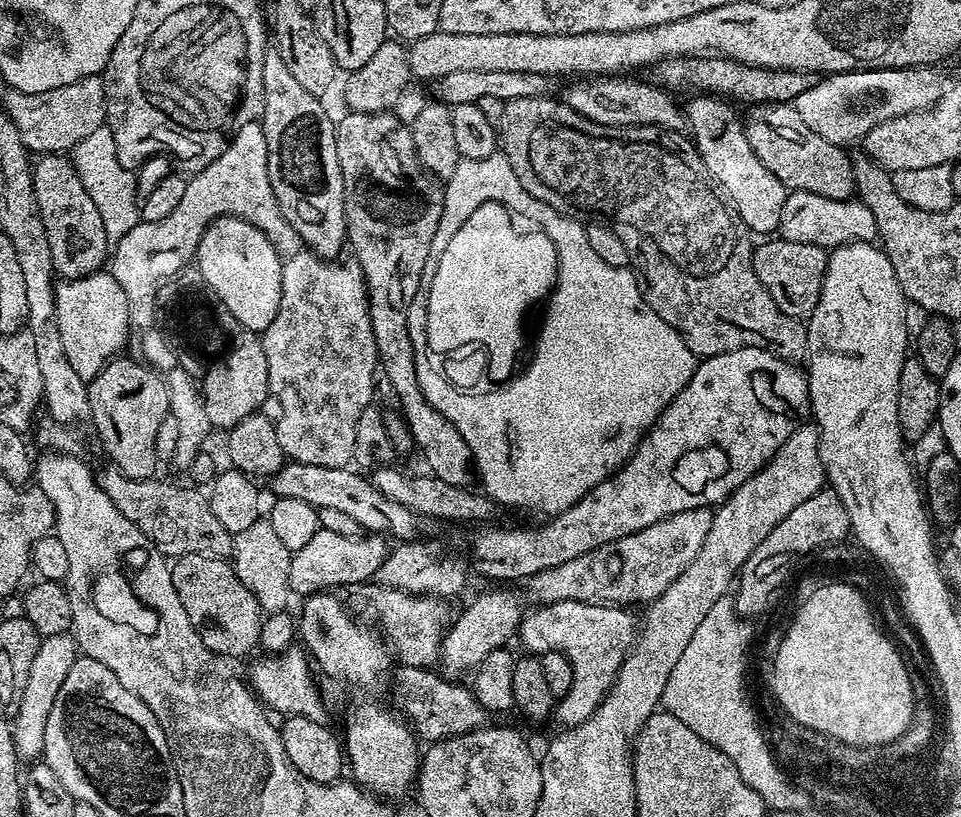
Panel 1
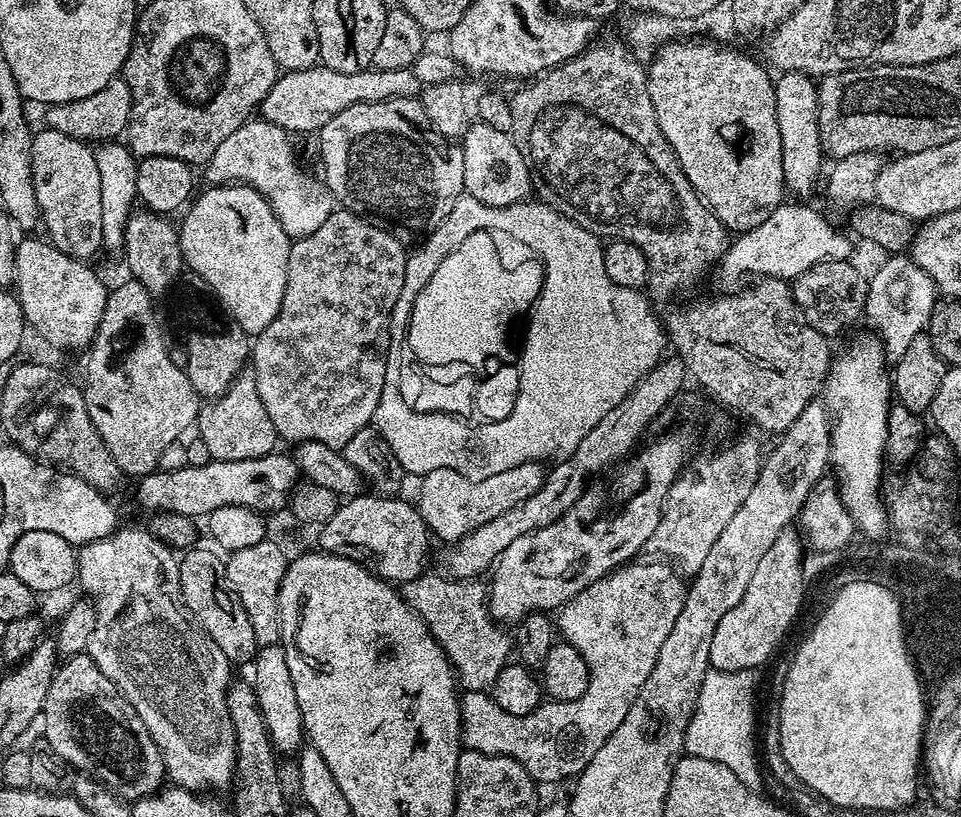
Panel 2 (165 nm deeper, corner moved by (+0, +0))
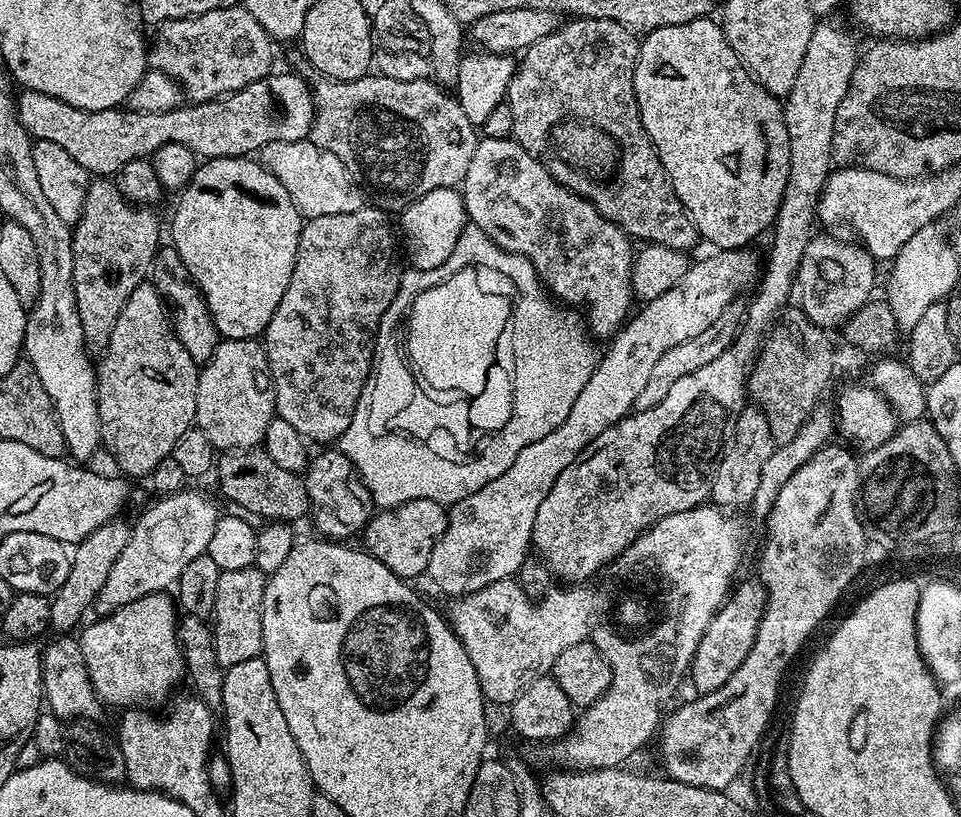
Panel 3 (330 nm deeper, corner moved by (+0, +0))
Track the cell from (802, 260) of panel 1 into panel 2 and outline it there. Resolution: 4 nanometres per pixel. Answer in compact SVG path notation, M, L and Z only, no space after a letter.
M831 260L815 264L810 270L791 281L792 297L800 309L806 323L814 326L818 334L835 338L844 332L856 319L864 316L864 307L868 297L867 275L863 276L848 260Z

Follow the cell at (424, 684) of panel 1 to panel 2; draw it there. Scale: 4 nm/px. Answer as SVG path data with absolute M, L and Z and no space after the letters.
M629 562L586 586L582 594L574 594L570 602L563 604L555 617L559 639L574 646L574 650L586 658L586 666L590 670L586 694L574 702L563 704L562 710L556 710L560 712L552 712L553 705L544 702L530 714L516 715L506 714L506 710L502 710L488 692L464 692L460 696L460 739L467 751L514 758L538 784L574 778L589 764L606 738L622 724L630 706L634 706L638 690L646 686L646 678L650 678L650 670L654 670L658 662L662 642L666 642L670 630L674 630L674 622L678 622L678 614L682 614L685 577L668 562L636 563L640 562Z

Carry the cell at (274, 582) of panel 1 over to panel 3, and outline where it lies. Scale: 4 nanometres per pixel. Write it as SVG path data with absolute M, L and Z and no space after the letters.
M256 566L246 570L226 570L218 578L218 594L214 594L214 610L210 627L214 638L214 654L220 667L238 666L238 662L250 662L264 651L262 638L262 602L264 601L265 573Z

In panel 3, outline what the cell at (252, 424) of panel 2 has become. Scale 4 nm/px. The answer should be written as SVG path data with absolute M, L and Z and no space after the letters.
M221 339L214 354L200 368L195 427L206 433L217 450L259 448L266 426L275 415L276 399L263 343L259 339Z

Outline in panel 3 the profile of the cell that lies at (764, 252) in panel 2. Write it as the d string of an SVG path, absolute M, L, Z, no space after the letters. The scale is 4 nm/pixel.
M751 247L725 248L713 251L711 253L713 256L708 256L697 264L696 261L689 263L688 270L682 276L682 282L678 282L678 286L670 286L666 294L658 294L658 298L647 301L641 307L644 309L640 313L637 311L624 327L611 337L609 344L612 345L605 352L603 349L594 374L590 374L590 382L586 382L586 386L582 386L582 394L574 398L574 406L570 406L570 414L566 414L566 422L550 430L546 438L538 442L530 442L530 446L518 450L518 458L514 458L506 474L488 480L486 486L482 486L482 490L455 501L447 509L448 525L430 554L427 579L432 579L448 595L448 598L455 598L477 592L483 587L490 586L491 583L515 577L519 573L522 562L530 555L534 518L538 518L538 506L542 506L546 494L550 494L550 486L558 482L558 474L562 474L566 466L573 464L582 454L582 450L586 450L586 446L590 446L590 442L594 442L594 438L602 434L602 430L610 430L610 426L614 426L623 416L629 415L636 408L638 394L642 394L642 389L646 387L658 358L662 358L666 350L686 342L686 338L698 338L702 330L714 326L718 317L729 306L737 303L740 297L736 296L742 295L751 284L753 287L757 283L762 272L762 260L761 257L759 260L752 251Z

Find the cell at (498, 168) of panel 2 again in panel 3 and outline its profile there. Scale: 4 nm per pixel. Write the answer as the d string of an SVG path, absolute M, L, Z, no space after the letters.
M484 136L483 138L477 139L474 158L470 158L470 170L466 170L466 178L462 185L462 195L464 197L464 209L466 210L469 221L471 221L475 227L482 229L498 247L505 248L507 252L515 252L517 257L523 258L527 263L532 264L534 270L540 276L541 285L543 285L561 305L580 306L576 304L584 304L585 309L583 308L583 311L586 313L586 324L593 337L599 338L599 336L605 336L605 338L611 338L624 327L626 321L629 319L630 313L633 311L632 304L634 305L634 297L632 294L633 241L618 225L605 218L586 198L582 198L578 193L571 192L566 186L559 184L557 180L548 173L546 166L541 160L535 160L521 144L517 144L515 139L512 138L503 140L502 138Z

